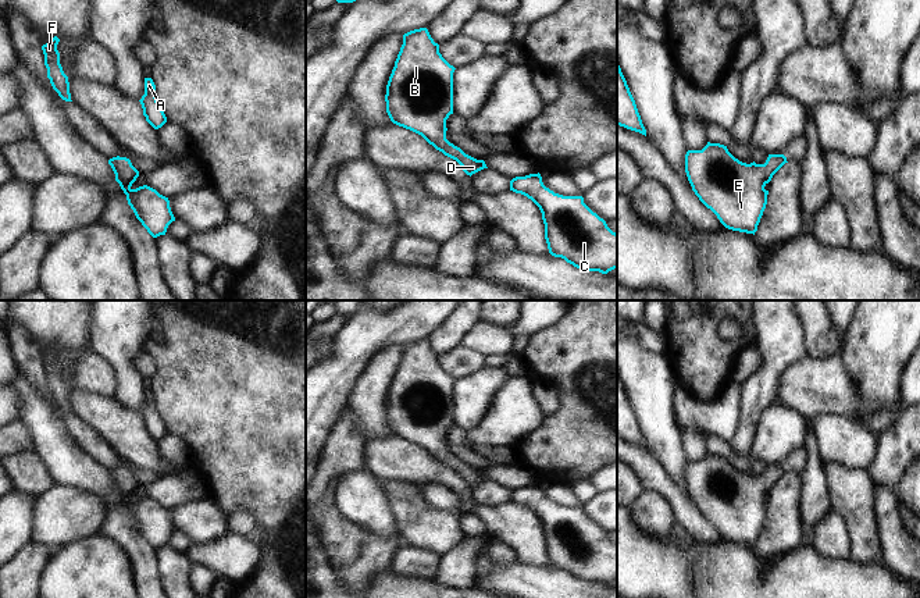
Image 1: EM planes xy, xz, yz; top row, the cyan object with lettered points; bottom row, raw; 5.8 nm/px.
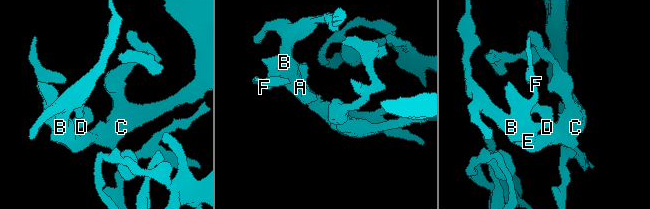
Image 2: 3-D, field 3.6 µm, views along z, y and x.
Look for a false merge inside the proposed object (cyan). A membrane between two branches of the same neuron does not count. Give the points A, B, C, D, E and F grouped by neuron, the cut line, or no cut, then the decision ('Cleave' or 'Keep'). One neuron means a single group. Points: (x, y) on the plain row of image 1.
Groups: A B C D E F. No split. Keep.

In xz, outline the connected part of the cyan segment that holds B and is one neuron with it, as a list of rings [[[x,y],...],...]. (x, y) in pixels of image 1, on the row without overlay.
[[[427,339],[404,345],[403,356],[386,396],[386,424],[393,435],[421,446],[436,462],[456,471],[463,483],[471,488],[488,480],[485,473],[466,466],[460,459],[446,451],[446,431],[453,426],[454,381],[442,369],[439,356],[434,353]]]

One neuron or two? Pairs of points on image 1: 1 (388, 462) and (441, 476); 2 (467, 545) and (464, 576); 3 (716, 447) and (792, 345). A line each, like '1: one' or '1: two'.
1: one
2: one
3: two

